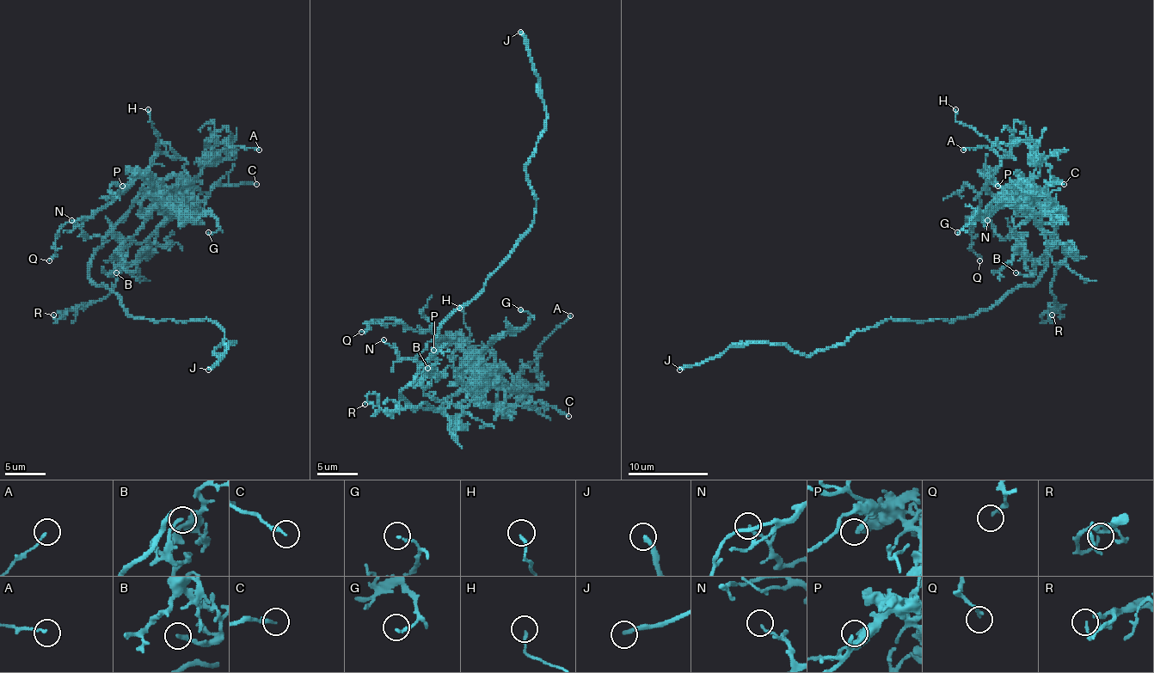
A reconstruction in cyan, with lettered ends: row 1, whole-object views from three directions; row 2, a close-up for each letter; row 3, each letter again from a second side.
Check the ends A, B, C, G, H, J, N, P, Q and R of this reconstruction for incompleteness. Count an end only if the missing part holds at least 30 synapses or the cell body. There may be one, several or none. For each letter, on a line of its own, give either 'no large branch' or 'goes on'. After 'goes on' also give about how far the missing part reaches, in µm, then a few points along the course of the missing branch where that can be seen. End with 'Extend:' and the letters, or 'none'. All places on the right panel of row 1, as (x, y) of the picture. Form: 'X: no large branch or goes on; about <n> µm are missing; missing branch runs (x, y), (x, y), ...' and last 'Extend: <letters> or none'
A: no large branch
B: no large branch
C: no large branch
G: no large branch
H: no large branch
J: goes on; about 20 µm are missing
N: no large branch
P: no large branch
Q: no large branch
R: no large branch
Extend: J

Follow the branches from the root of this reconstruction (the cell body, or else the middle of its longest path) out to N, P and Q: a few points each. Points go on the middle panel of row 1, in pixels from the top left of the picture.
N: (427, 359), (399, 394), (414, 408), (439, 408), (472, 383), (450, 365), (432, 371), (403, 359), (383, 339)
P: (427, 359), (399, 394), (414, 408), (439, 408), (475, 377), (475, 370), (453, 341), (441, 341), (433, 350)
Q: (427, 359), (399, 394), (414, 408), (439, 408), (475, 377), (457, 345), (399, 320), (361, 332)

